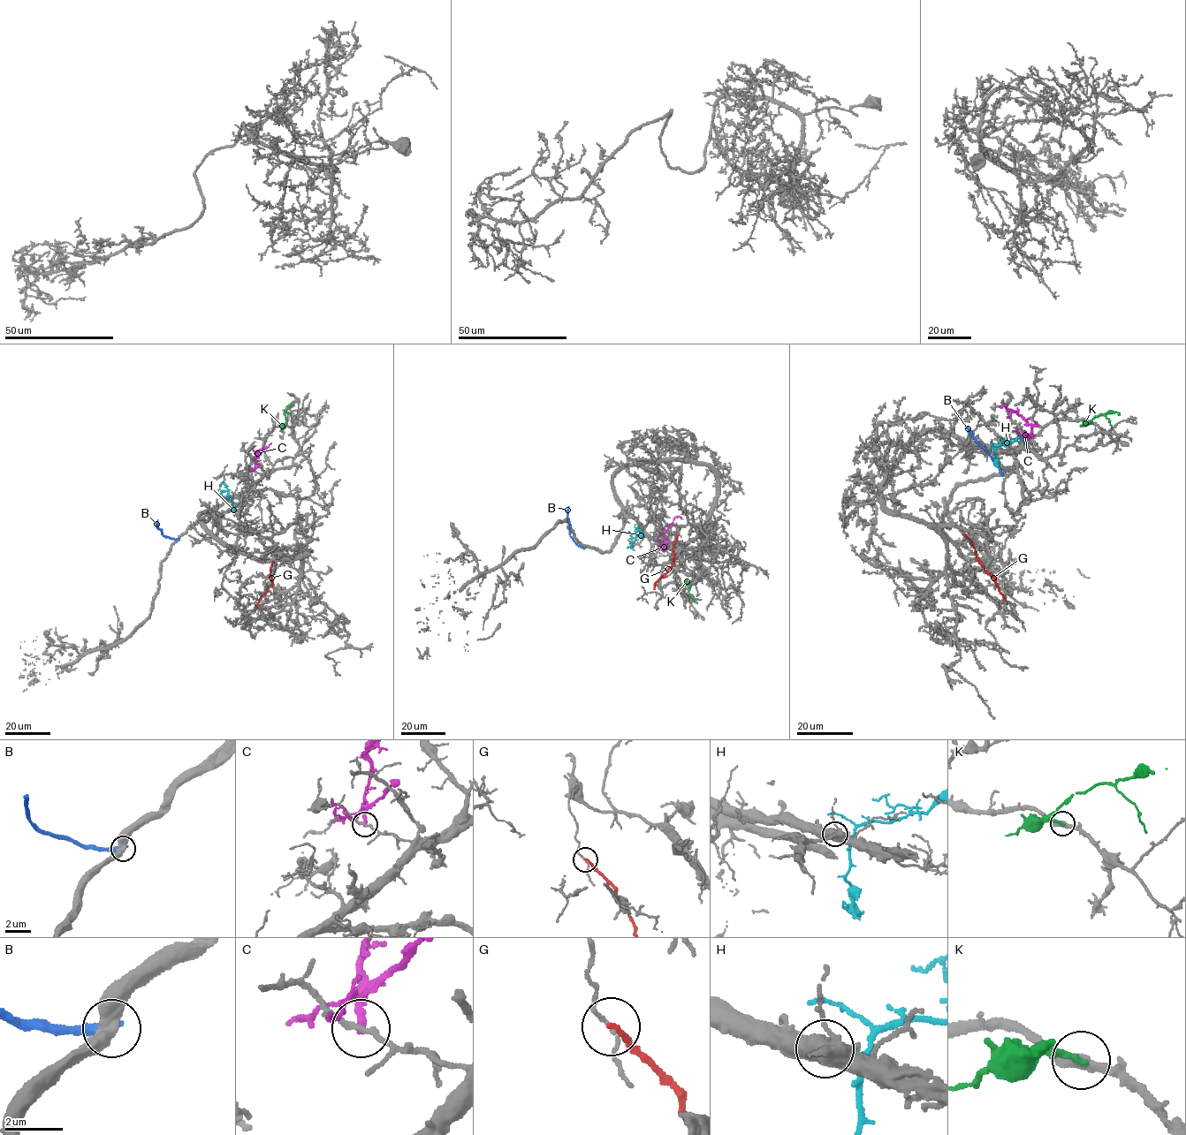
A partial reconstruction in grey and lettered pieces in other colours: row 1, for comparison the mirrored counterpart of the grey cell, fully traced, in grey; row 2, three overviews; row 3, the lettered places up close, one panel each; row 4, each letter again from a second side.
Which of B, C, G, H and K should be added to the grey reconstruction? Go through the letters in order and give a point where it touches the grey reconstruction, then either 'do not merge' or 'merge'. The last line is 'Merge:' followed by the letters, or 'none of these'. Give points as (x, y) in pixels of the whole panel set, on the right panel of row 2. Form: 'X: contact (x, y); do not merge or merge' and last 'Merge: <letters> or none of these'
B: contact (1001, 475); do not merge
C: contact (1026, 440); do not merge
G: contact (964, 534); do not merge
H: contact (992, 447); merge
K: contact (1092, 423); do not merge
Merge: H

